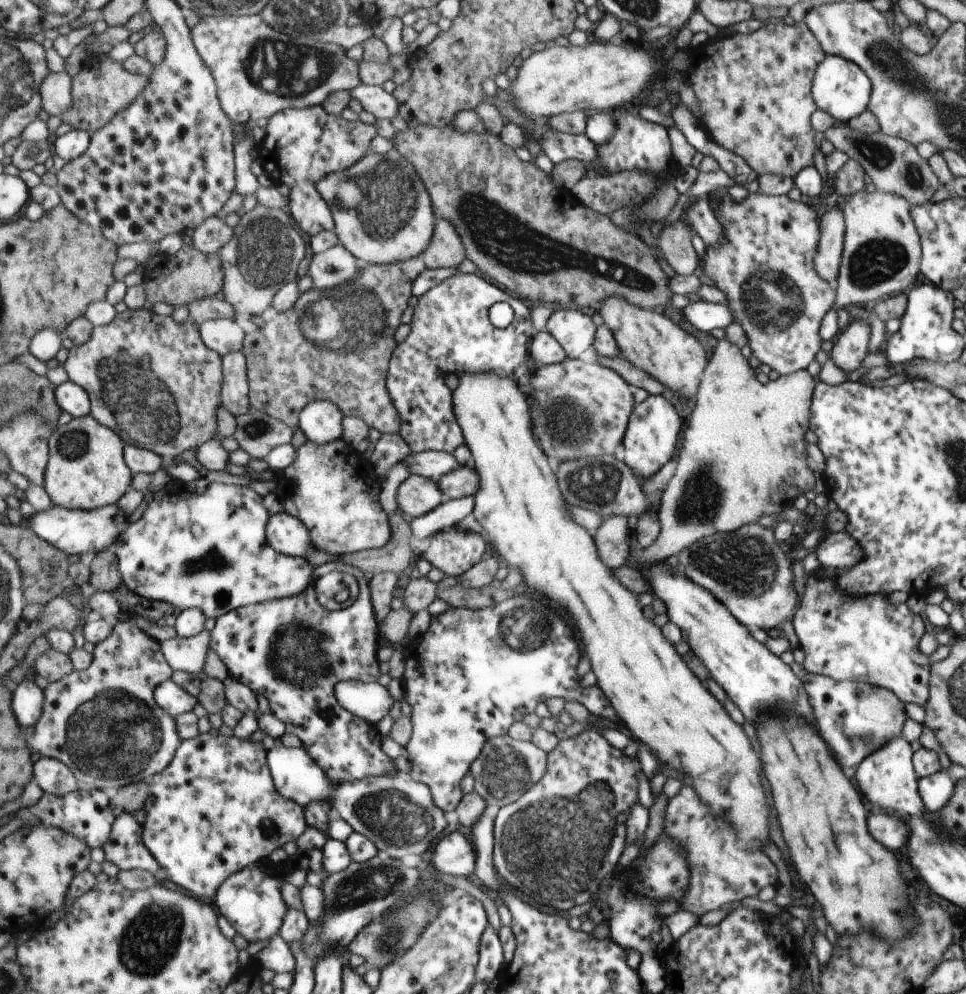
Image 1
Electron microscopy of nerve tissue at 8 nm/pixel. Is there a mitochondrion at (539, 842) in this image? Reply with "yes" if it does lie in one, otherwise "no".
yes

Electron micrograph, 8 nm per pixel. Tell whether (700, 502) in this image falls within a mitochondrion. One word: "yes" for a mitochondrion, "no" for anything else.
yes

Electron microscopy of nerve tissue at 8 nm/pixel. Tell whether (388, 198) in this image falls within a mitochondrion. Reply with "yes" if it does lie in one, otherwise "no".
yes

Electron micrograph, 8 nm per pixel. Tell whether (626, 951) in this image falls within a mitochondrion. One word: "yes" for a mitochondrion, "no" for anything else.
no

